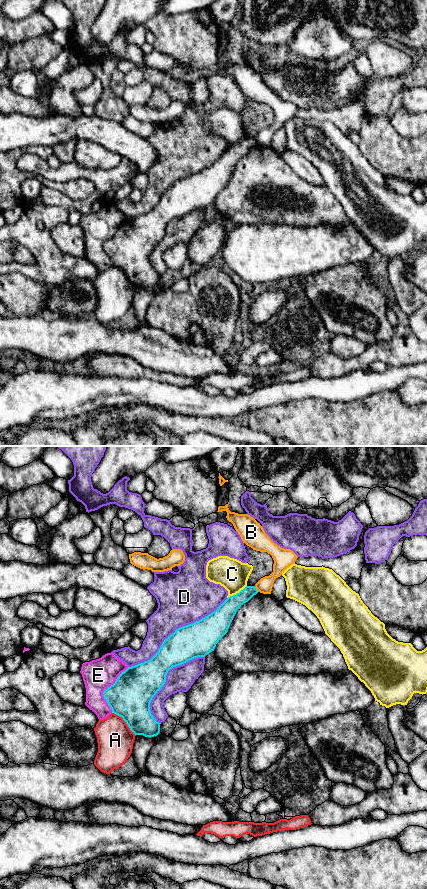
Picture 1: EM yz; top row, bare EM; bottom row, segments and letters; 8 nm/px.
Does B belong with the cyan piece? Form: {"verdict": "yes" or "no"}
{"verdict": "no"}

